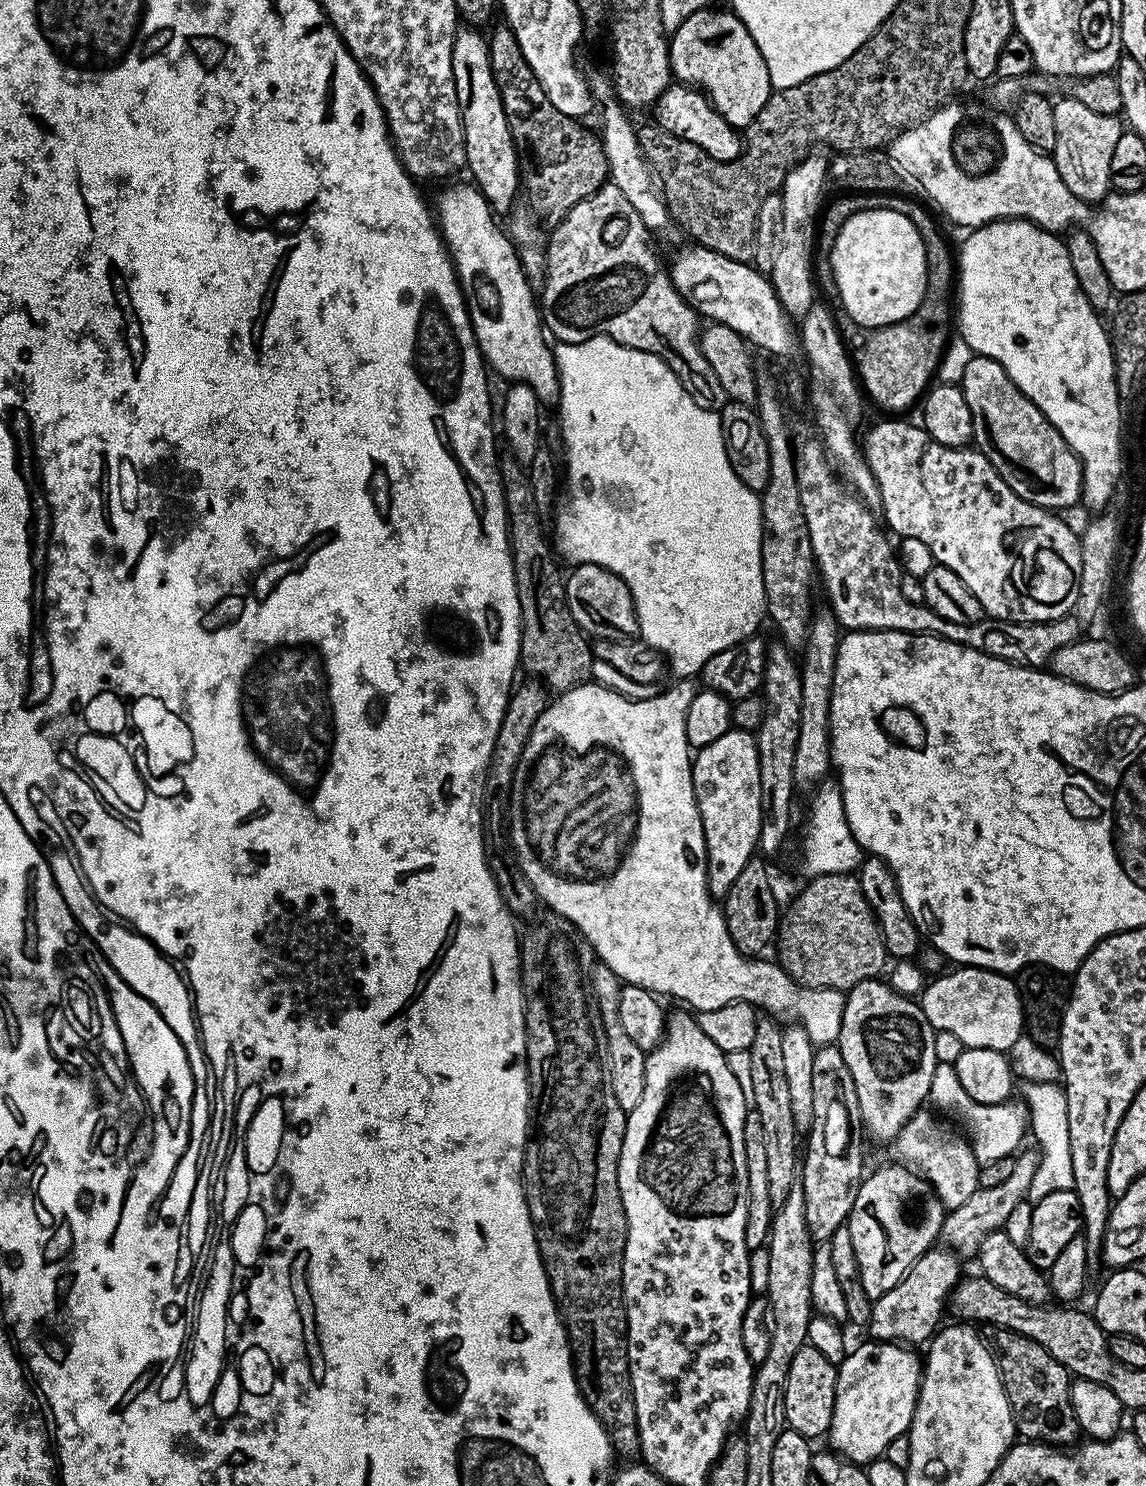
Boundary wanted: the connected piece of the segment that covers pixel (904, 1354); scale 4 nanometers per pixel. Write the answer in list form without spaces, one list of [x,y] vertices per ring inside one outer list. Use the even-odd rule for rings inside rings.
[[[867,1342],[839,1361],[834,1414],[827,1443],[854,1464],[867,1466],[885,1455],[894,1438],[905,1435],[912,1424],[920,1393],[922,1360],[911,1347],[887,1342]]]

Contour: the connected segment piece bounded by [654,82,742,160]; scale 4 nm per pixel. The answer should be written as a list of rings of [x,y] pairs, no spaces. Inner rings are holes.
[[[679,82],[669,84],[668,89],[656,100],[654,111],[656,111],[655,127],[666,130],[686,142],[694,142],[694,146],[706,150],[710,158],[733,160],[740,156],[741,133],[734,126],[730,126],[730,122],[726,122],[722,114],[718,114],[716,107],[709,102],[707,96],[699,88]]]

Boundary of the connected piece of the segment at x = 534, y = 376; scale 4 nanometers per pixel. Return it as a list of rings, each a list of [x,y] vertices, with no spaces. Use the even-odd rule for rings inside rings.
[[[475,183],[456,184],[448,188],[434,200],[434,216],[438,221],[440,234],[456,265],[456,278],[464,295],[464,304],[468,307],[468,317],[476,335],[476,344],[485,365],[493,373],[505,376],[508,382],[529,384],[541,405],[555,405],[560,398],[560,376],[556,373],[556,357],[553,349],[544,341],[546,329],[542,323],[542,312],[537,301],[532,300],[534,289],[528,284],[526,274],[519,262],[519,255],[503,227],[496,225],[497,217],[486,198],[480,193]]]

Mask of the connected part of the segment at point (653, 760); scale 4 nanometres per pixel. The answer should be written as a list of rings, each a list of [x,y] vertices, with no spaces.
[[[585,682],[561,692],[542,710],[534,730],[520,755],[520,761],[514,774],[514,782],[508,799],[508,823],[510,848],[516,858],[516,866],[529,880],[536,892],[536,899],[545,909],[566,918],[583,934],[598,957],[599,963],[610,966],[614,974],[624,984],[637,984],[661,997],[673,996],[676,1000],[685,1000],[696,1012],[718,1010],[734,1000],[745,1000],[746,1003],[758,1006],[761,1013],[767,1014],[780,1022],[798,1022],[806,1030],[813,1045],[823,1046],[836,1044],[842,1030],[842,1010],[845,993],[839,988],[806,988],[796,983],[789,972],[784,971],[779,963],[767,964],[764,958],[744,956],[734,946],[730,934],[724,930],[724,913],[717,901],[708,892],[706,878],[706,842],[700,821],[700,811],[696,805],[694,782],[692,781],[692,762],[688,739],[686,738],[686,710],[696,693],[690,682],[676,682],[669,692],[660,692],[649,700],[631,700],[604,684]]]

